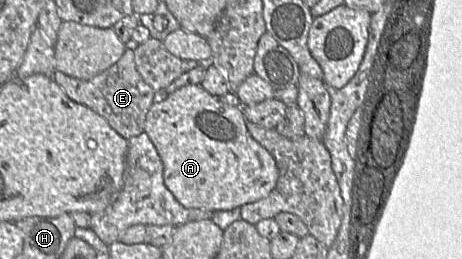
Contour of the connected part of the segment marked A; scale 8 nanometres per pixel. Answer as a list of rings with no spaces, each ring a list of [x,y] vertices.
[[[201,85],[181,87],[149,109],[144,133],[154,144],[163,163],[163,179],[167,189],[185,208],[212,212],[233,210],[266,197],[275,187],[278,168],[273,156],[250,135],[241,107],[220,101]]]

